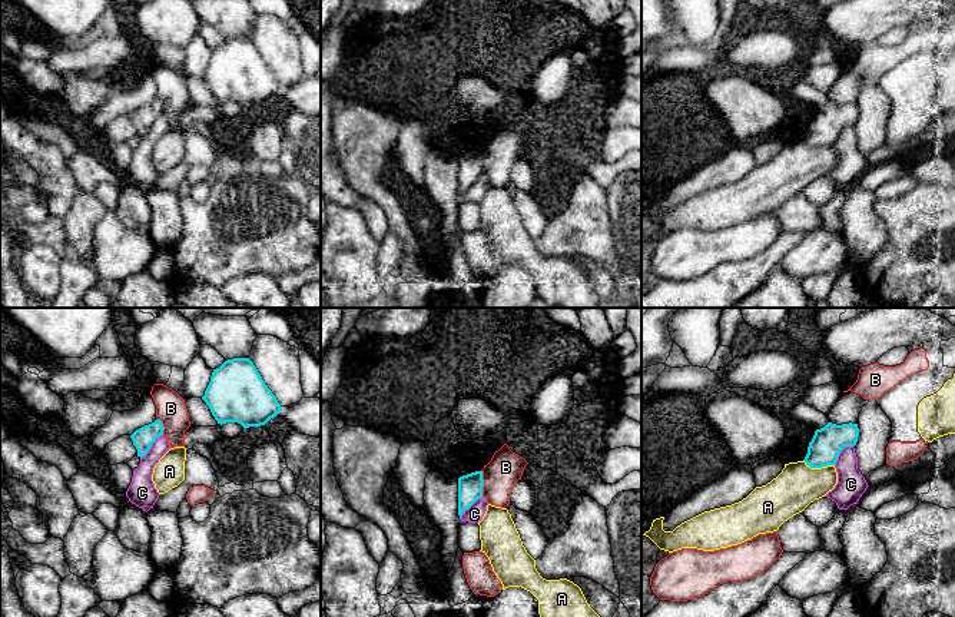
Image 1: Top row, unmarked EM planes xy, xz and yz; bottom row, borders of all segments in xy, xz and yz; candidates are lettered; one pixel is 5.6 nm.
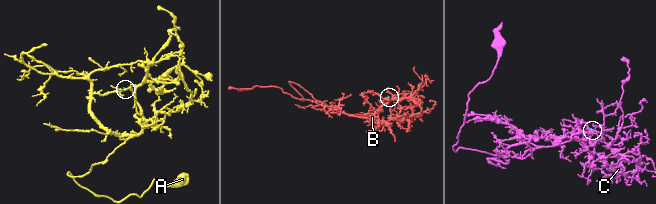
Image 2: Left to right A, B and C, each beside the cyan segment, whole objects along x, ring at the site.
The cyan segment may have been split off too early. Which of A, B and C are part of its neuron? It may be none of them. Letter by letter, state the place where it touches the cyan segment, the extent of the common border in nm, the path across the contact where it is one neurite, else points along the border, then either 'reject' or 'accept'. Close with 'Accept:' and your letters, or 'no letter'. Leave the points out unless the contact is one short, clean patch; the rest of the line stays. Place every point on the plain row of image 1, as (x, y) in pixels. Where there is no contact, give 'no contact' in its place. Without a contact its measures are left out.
A: yz (819, 146) | 180 nm | reject
B: xz (483, 162) | 150 nm | along xz (481, 149), (483, 175) | reject
C: xy (151, 125) | 190 nm | along xy (162, 113), (141, 138) | reject
Accept: no letter

